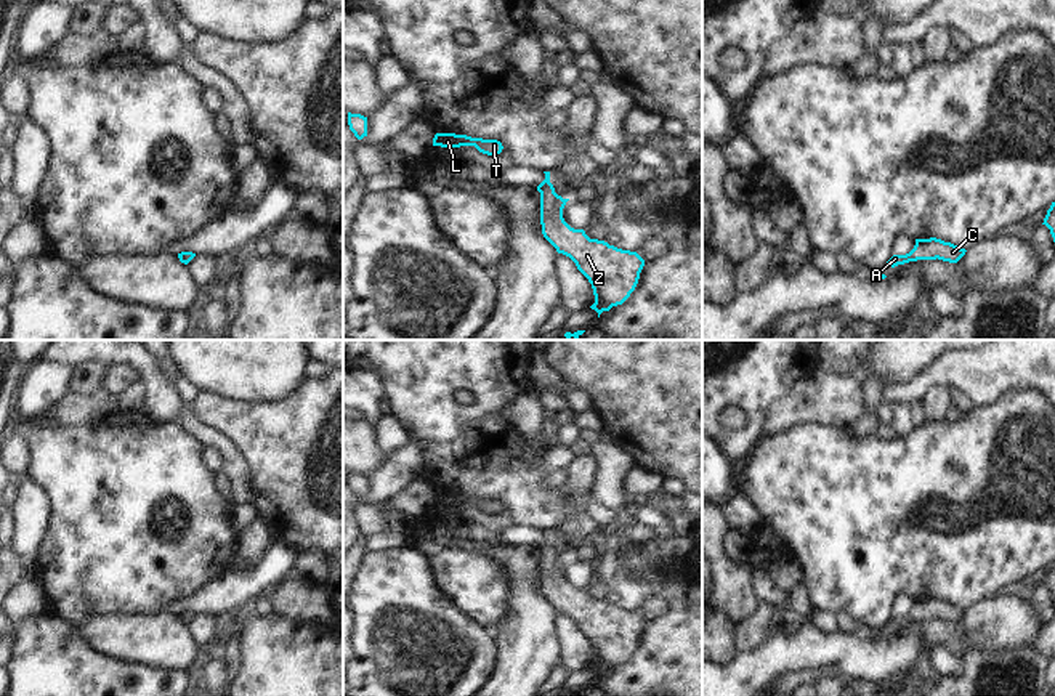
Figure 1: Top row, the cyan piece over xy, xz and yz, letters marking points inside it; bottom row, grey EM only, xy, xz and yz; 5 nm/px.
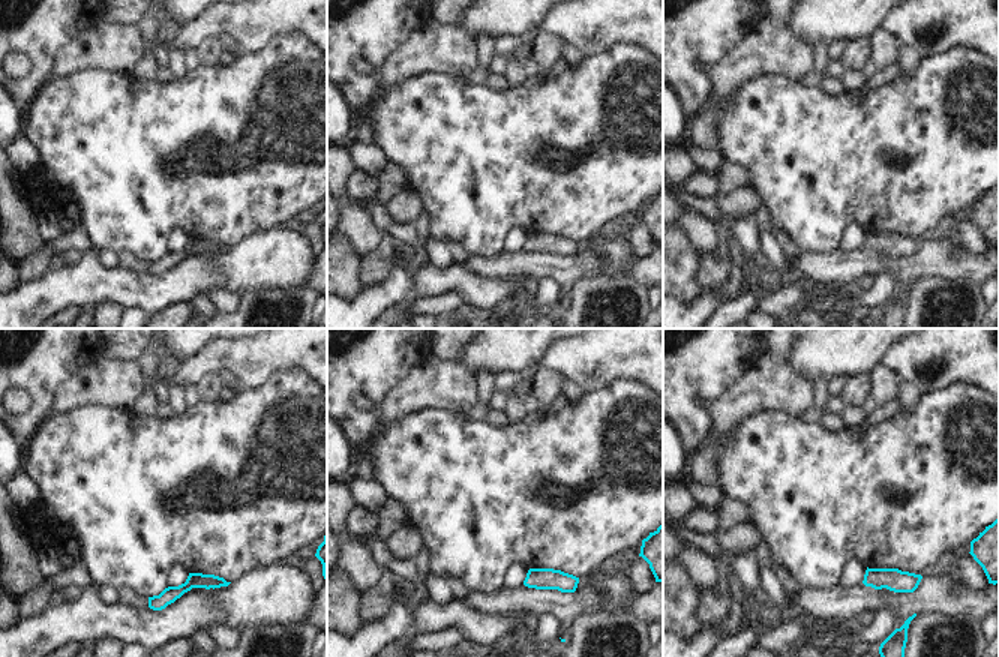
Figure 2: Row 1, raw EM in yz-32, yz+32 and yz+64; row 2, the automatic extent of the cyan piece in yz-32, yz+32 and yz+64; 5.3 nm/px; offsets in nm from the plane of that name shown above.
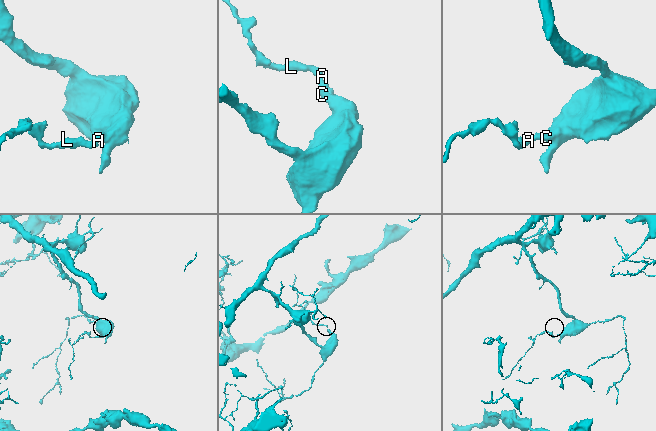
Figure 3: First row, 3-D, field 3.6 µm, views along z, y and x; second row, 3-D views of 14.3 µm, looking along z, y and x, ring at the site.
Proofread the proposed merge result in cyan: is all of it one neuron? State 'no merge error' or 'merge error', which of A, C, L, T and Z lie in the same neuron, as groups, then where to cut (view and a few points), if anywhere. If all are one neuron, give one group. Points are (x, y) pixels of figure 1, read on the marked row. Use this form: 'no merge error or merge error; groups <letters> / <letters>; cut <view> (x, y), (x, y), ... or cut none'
no merge error; groups A C L T Z; cut none

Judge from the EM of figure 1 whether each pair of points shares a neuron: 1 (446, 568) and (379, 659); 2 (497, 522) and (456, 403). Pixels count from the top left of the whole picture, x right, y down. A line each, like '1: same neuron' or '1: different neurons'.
1: different neurons
2: same neuron

